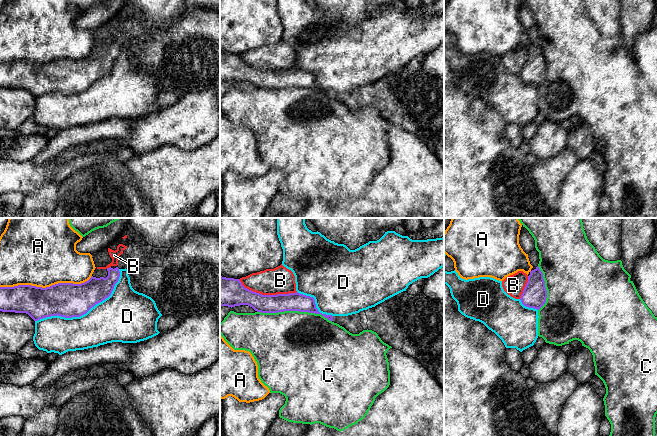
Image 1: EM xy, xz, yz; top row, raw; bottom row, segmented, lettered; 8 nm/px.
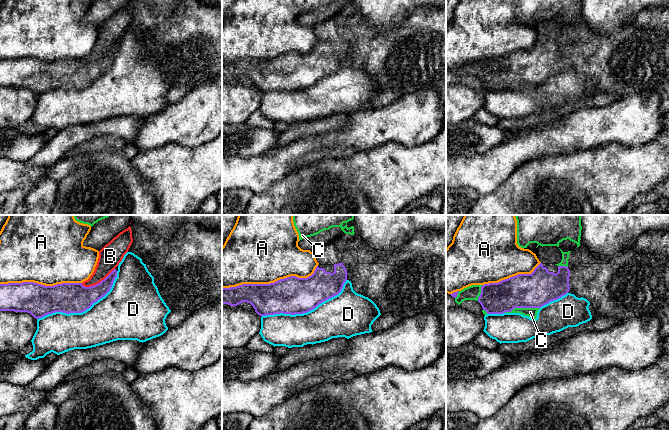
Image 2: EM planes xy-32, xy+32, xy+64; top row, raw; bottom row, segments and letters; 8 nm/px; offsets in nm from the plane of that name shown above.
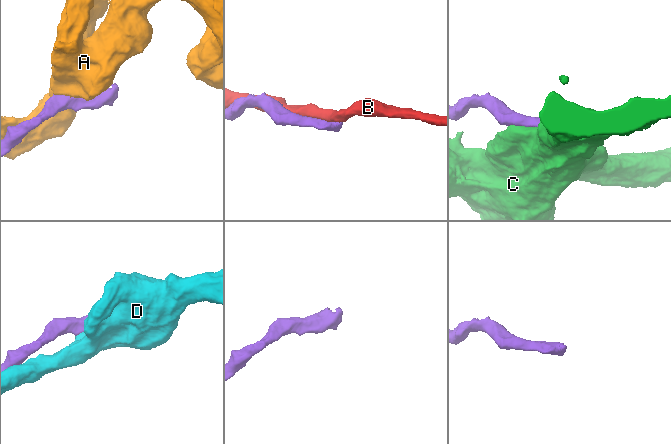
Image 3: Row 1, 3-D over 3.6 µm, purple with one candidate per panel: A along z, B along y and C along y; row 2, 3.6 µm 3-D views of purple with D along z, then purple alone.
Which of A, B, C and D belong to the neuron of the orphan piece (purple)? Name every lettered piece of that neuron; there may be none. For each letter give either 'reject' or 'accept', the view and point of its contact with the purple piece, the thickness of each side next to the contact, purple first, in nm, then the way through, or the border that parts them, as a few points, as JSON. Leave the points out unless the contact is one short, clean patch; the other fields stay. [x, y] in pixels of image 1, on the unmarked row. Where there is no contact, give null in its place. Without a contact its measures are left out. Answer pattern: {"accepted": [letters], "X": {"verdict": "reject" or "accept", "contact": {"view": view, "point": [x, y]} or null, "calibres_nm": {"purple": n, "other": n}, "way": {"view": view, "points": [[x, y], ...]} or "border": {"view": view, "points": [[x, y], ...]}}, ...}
{"accepted": [], "A": {"verdict": "reject", "contact": {"view": "xy", "point": [46, 63]}, "calibres_nm": {"purple": 280, "other": 480}}, "B": {"verdict": "reject", "contact": {"view": "xz", "point": [267, 71]}, "calibres_nm": {"purple": 180, "other": 220}}, "C": {"verdict": "reject", "contact": {"view": "xz", "point": [294, 86]}, "calibres_nm": {"purple": 140, "other": 500}}, "D": {"verdict": "reject", "contact": {"view": "xy", "point": [85, 89]}, "calibres_nm": {"purple": 280, "other": 360}}}

